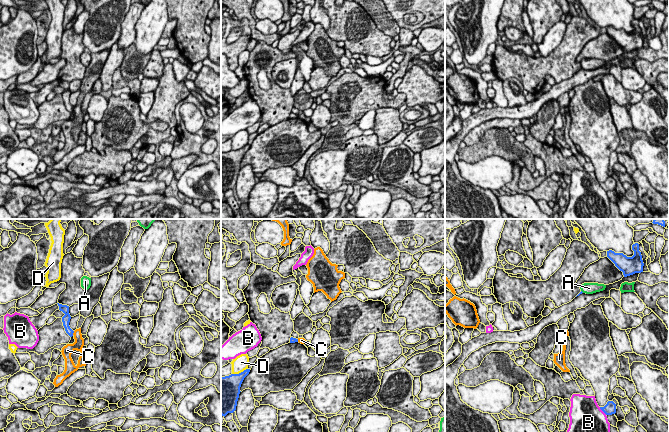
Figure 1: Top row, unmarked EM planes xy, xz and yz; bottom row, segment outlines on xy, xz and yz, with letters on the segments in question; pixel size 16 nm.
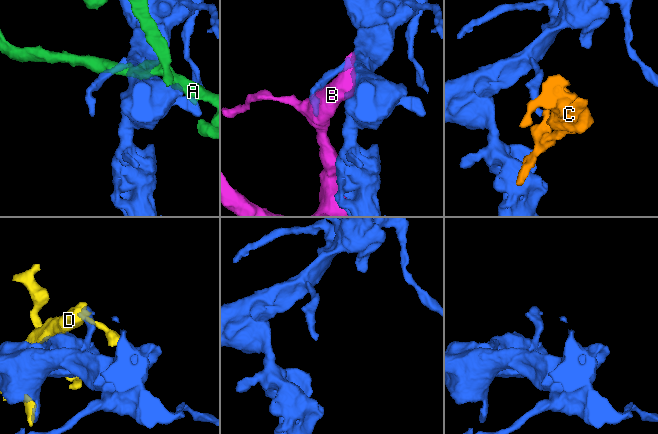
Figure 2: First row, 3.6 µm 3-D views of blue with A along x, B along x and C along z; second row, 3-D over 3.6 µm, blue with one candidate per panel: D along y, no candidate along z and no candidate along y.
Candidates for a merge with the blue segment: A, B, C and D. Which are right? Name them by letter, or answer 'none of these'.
none of these

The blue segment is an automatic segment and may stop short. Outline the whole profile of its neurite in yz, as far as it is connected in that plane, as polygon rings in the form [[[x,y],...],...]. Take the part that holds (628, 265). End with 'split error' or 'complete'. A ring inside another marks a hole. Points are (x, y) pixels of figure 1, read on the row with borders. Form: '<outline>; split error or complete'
[[[633,244],[632,250],[634,251],[632,257],[627,257],[623,253],[615,253],[612,250],[607,251],[607,257],[623,272],[624,277],[643,272],[644,263],[639,251],[639,244]]]; complete

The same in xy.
[[[57,303],[58,306],[59,306],[59,310],[62,311],[65,315],[62,317],[62,322],[63,322],[63,326],[65,328],[65,331],[66,333],[72,337],[73,336],[73,333],[74,331],[70,328],[69,326],[69,322],[70,322],[70,319],[71,319],[71,316],[69,314],[69,306],[67,305],[62,305],[62,304],[59,304]]]; complete

